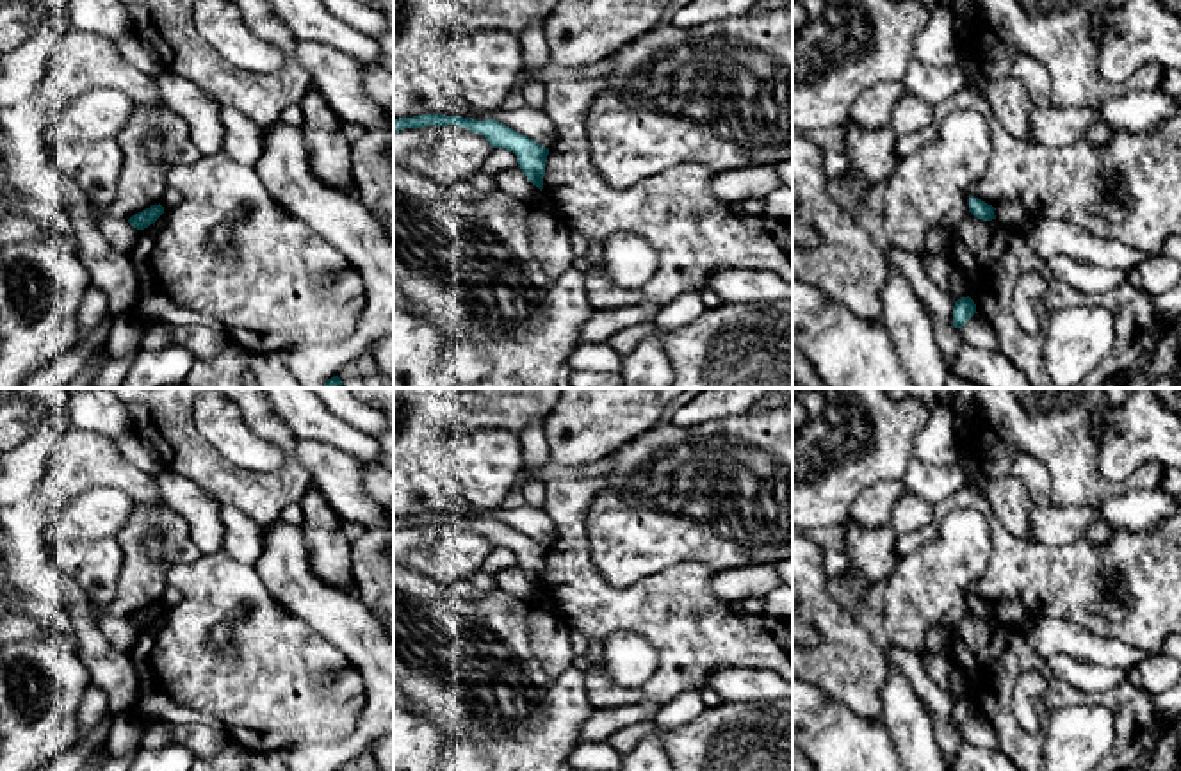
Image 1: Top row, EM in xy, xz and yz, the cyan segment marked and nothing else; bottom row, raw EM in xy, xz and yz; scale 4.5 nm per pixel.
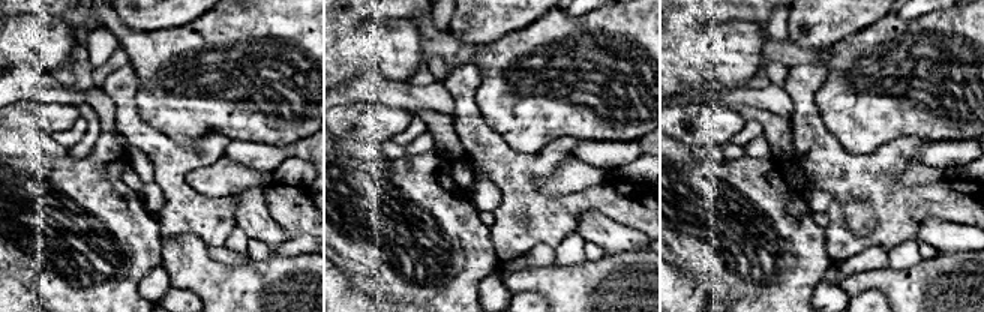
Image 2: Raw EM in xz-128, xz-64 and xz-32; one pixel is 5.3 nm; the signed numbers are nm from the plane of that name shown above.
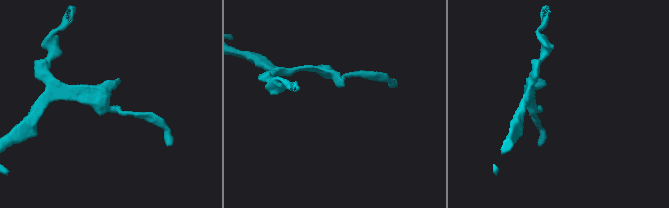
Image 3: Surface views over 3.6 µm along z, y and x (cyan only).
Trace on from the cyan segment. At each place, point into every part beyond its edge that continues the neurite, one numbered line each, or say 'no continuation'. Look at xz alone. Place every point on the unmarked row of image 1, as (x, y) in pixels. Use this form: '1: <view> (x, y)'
no continuation

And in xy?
no continuation

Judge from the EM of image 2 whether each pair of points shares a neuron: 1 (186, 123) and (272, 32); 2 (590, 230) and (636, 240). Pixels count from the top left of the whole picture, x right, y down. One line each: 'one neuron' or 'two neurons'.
1: one neuron
2: one neuron

